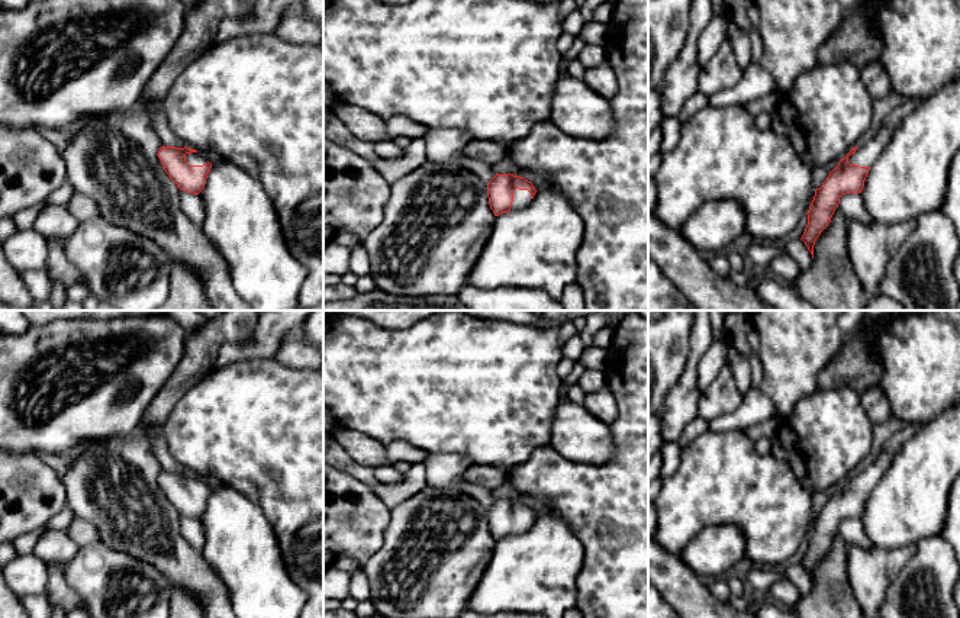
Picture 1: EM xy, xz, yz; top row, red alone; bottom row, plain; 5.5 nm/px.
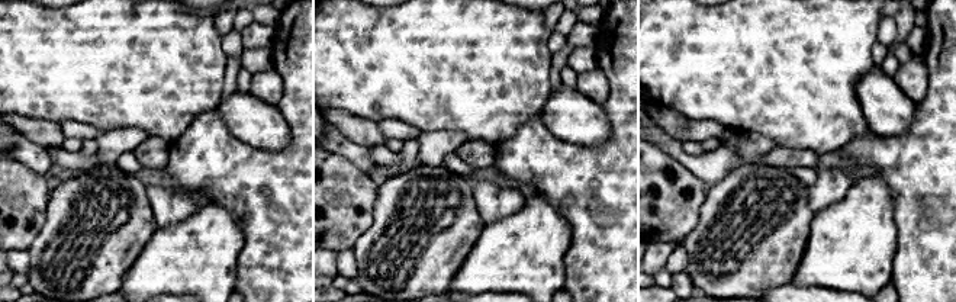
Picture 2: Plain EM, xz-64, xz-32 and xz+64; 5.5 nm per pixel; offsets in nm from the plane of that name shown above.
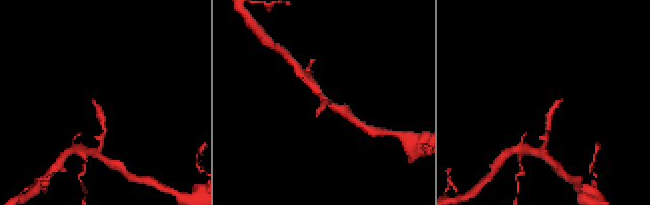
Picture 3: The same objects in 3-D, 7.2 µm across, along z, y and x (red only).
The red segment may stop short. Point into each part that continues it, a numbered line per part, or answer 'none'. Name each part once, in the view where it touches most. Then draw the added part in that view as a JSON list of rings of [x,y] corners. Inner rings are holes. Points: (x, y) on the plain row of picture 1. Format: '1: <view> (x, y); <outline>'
1: xz (521, 522); [[[516,514],[513,518],[513,527],[512,527],[510,535],[521,534],[521,532],[529,530],[531,525],[532,525],[531,518],[528,515]]]

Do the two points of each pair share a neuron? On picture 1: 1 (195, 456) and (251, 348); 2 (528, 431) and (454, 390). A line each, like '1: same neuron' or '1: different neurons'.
1: different neurons
2: same neuron

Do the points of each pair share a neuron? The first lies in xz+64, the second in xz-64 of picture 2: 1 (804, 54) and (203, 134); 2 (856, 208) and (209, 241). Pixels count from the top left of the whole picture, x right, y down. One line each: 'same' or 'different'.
1: different
2: same

